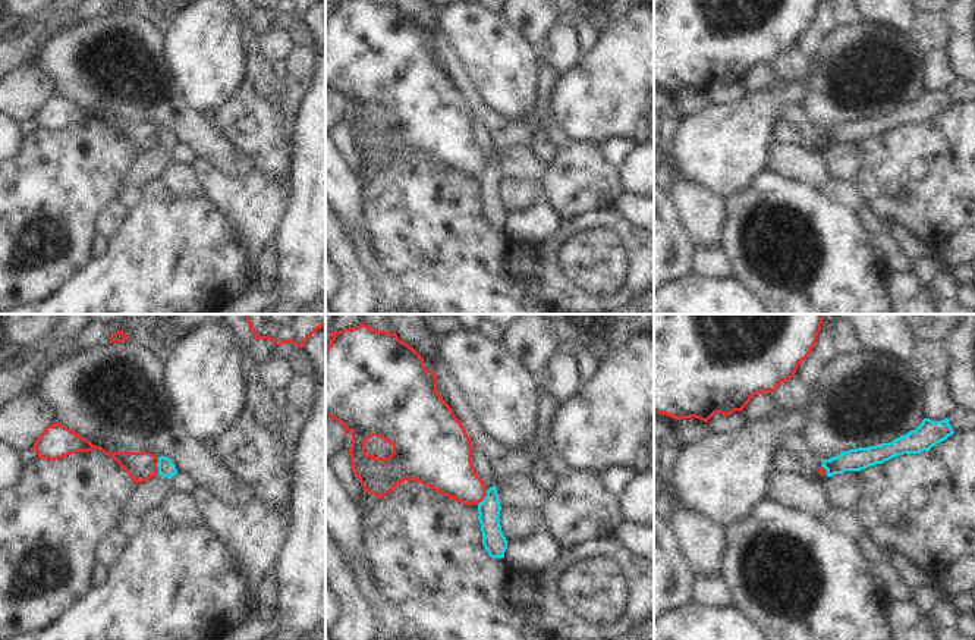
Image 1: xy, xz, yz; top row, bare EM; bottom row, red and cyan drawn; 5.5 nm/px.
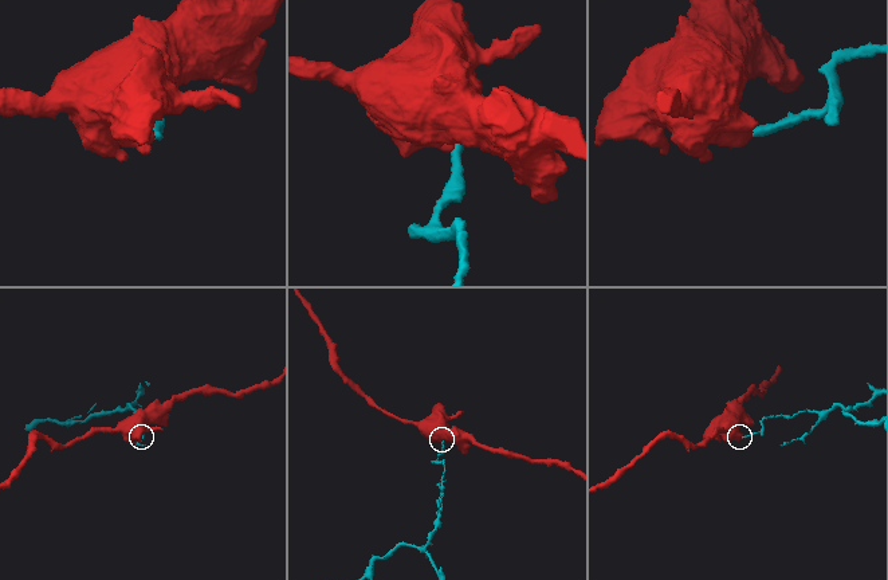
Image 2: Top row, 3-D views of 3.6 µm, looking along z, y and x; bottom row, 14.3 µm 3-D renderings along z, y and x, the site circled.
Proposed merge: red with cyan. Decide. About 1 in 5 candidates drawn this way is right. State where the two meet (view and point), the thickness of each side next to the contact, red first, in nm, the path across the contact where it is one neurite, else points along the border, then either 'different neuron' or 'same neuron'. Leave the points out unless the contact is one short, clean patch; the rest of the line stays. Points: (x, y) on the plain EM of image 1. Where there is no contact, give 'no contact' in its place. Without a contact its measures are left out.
contact xy (156, 137); calibres 160 and 90 nm; border xy (159, 128), (157, 146); different neuron

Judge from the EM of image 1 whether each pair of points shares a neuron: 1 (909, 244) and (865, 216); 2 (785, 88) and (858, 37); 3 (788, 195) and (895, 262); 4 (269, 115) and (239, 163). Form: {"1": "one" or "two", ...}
{"1": "one", "2": "two", "3": "two", "4": "two"}

